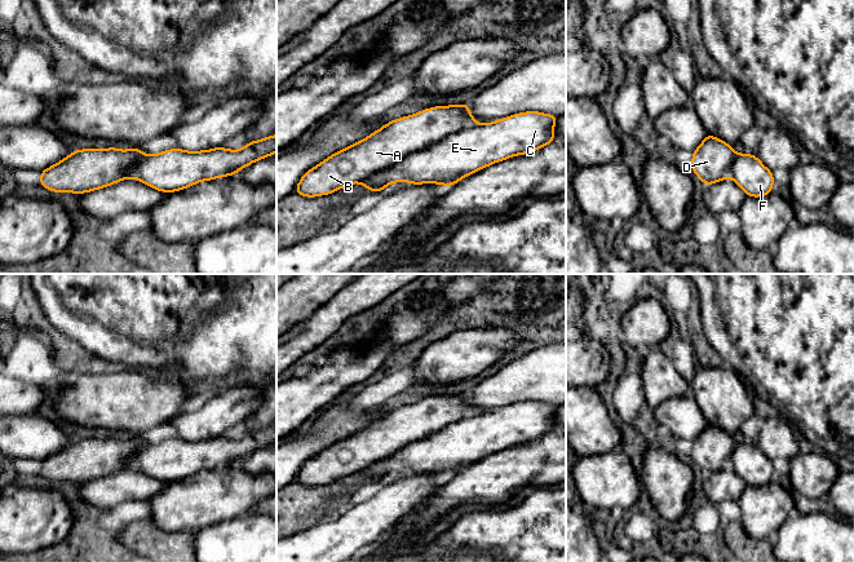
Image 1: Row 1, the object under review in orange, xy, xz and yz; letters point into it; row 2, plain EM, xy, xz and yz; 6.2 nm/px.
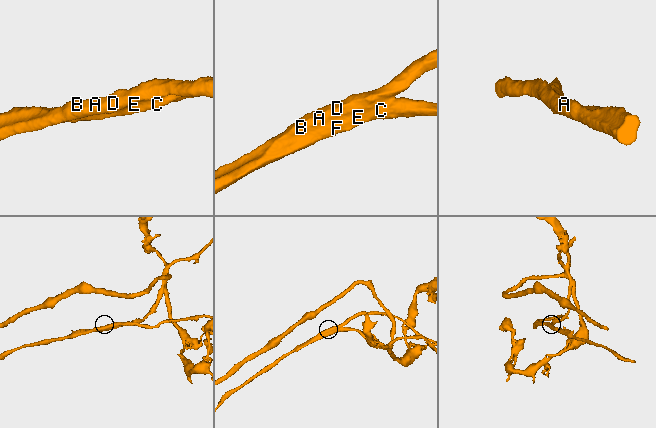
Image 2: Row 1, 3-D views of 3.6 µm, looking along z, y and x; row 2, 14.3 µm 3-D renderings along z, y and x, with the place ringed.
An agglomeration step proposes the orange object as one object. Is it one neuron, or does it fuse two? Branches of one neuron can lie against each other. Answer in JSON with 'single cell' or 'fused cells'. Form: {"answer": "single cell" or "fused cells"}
{"answer": "fused cells"}

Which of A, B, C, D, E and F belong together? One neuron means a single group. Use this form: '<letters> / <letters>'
A B D / C E F

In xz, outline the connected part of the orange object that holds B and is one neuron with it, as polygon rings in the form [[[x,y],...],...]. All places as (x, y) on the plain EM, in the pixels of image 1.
[[[468,393],[435,395],[391,410],[305,461],[293,482],[306,487],[332,483],[477,412]]]

